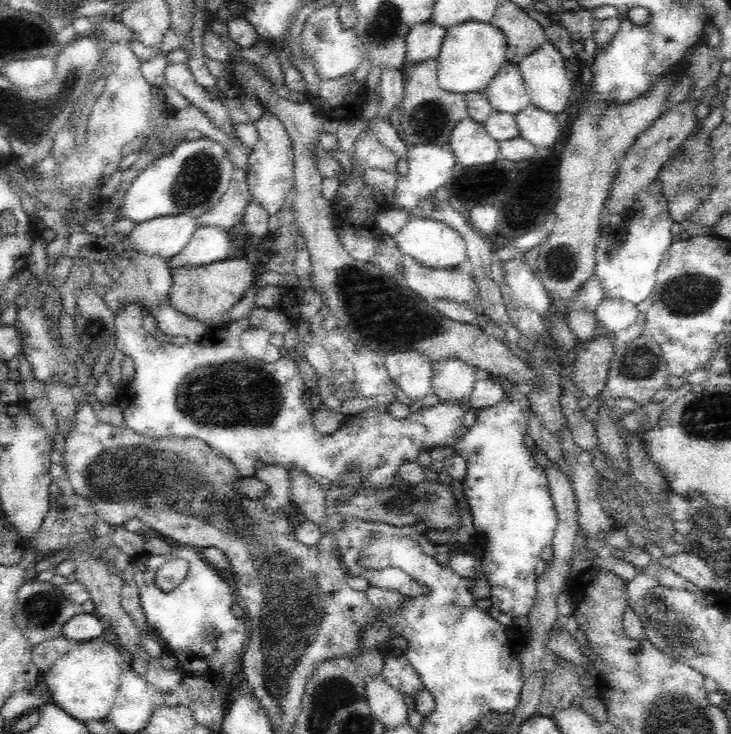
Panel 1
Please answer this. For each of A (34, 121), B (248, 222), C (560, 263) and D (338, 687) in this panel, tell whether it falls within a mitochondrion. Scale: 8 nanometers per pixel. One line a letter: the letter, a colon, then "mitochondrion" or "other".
A: mitochondrion
B: other
C: mitochondrion
D: mitochondrion

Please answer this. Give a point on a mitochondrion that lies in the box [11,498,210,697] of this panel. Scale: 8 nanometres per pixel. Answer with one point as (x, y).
(41, 610)

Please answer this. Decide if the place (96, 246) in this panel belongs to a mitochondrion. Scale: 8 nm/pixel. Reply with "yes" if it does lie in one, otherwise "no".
no

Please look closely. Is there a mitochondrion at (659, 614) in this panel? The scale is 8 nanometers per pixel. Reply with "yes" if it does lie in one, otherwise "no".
yes

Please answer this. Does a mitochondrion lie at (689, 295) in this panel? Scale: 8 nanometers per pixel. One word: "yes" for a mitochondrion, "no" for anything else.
yes

